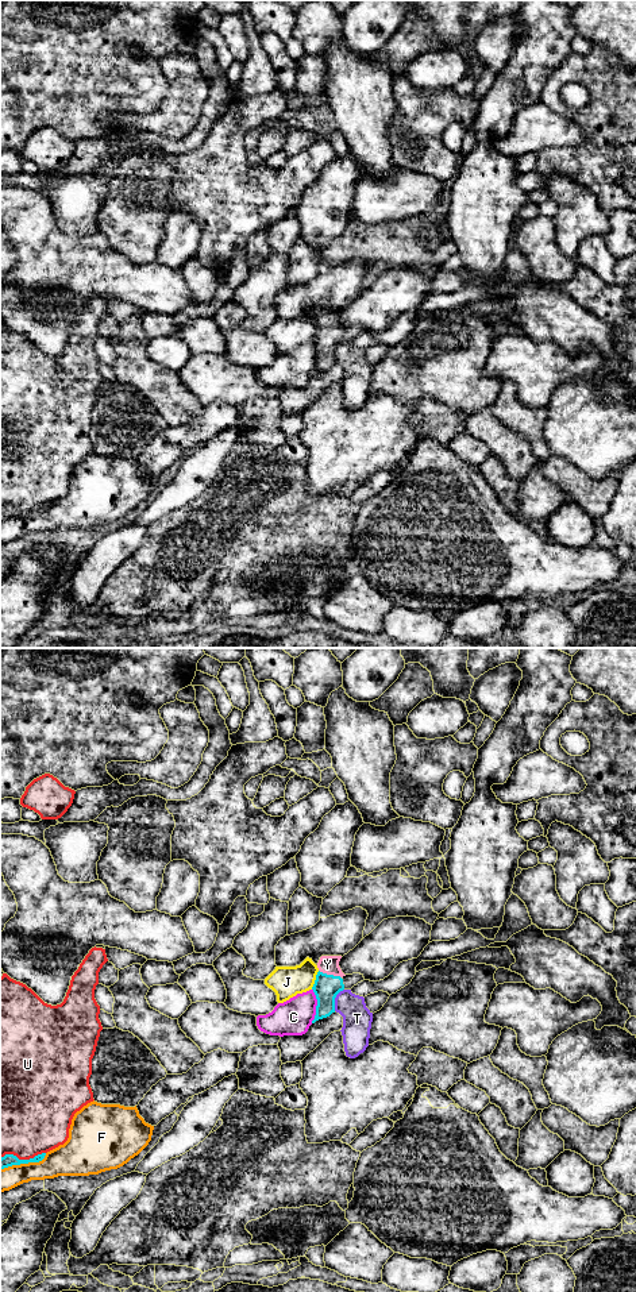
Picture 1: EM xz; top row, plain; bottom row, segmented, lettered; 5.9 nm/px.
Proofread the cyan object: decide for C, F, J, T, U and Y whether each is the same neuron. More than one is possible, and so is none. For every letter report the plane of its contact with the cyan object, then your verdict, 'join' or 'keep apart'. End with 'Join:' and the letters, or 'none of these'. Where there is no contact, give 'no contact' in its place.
C: xz | keep apart
F: xz | keep apart
J: xz | keep apart
T: xz | keep apart
U: xz | keep apart
Y: xz | join
Join: Y

